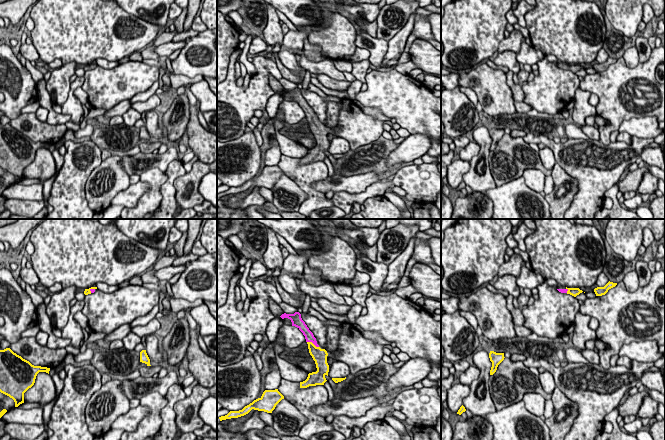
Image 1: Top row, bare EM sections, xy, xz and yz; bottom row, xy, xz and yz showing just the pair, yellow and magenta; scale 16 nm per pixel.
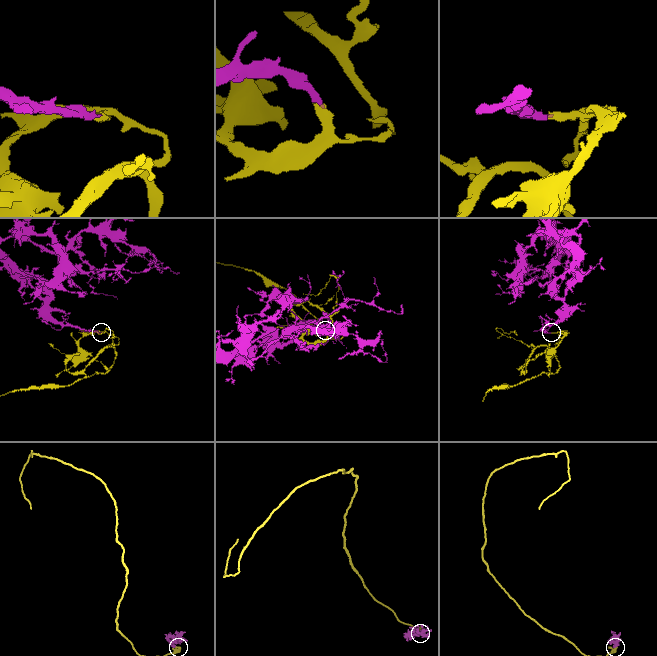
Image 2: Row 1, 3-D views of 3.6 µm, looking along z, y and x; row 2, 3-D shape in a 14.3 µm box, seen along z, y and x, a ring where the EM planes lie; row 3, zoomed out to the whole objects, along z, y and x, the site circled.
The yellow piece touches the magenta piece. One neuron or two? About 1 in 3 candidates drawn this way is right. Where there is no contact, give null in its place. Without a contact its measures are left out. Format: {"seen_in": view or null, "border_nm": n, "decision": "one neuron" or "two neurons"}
{"seen_in": "xz", "border_nm": 220, "decision": "one neuron"}

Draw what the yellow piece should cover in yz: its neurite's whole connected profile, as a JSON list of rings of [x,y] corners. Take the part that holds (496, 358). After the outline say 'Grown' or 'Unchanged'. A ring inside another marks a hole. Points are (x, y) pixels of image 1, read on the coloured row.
[[[490,351],[489,353],[489,358],[490,361],[492,362],[492,367],[490,370],[490,375],[493,375],[496,370],[498,365],[504,360],[504,353],[496,353],[494,351]]]. Unchanged

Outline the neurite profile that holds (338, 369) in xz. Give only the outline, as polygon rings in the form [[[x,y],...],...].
[[[336,361],[330,365],[328,376],[331,378],[345,378],[350,375],[350,368],[344,362]]]

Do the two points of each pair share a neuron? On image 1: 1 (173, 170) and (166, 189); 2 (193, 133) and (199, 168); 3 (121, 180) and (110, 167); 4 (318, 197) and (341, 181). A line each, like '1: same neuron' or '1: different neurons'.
1: same neuron
2: different neurons
3: same neuron
4: different neurons

